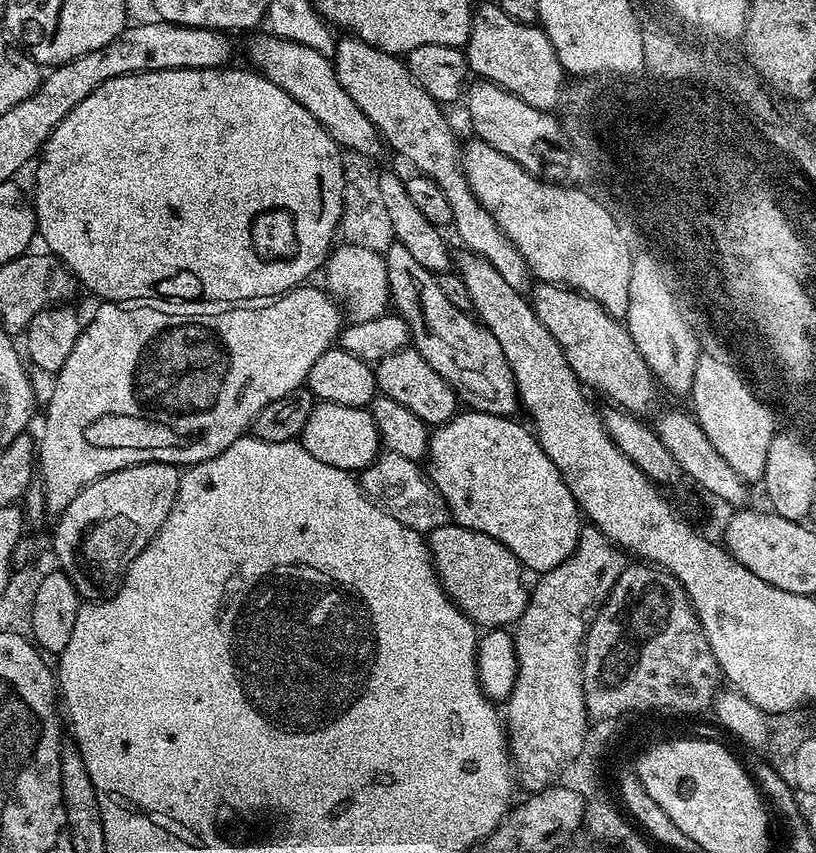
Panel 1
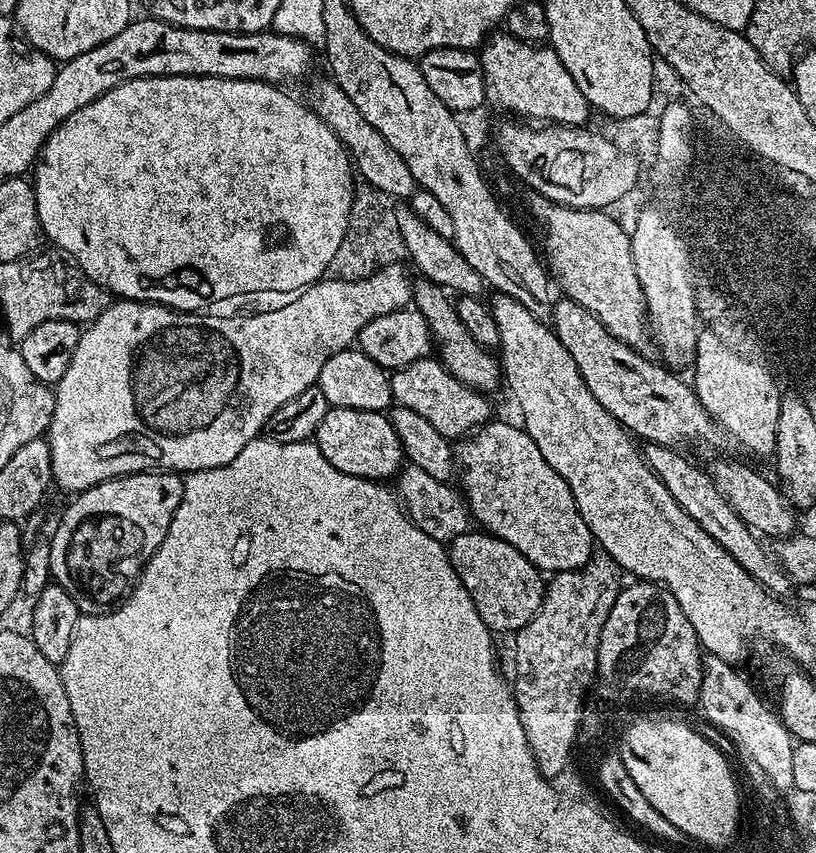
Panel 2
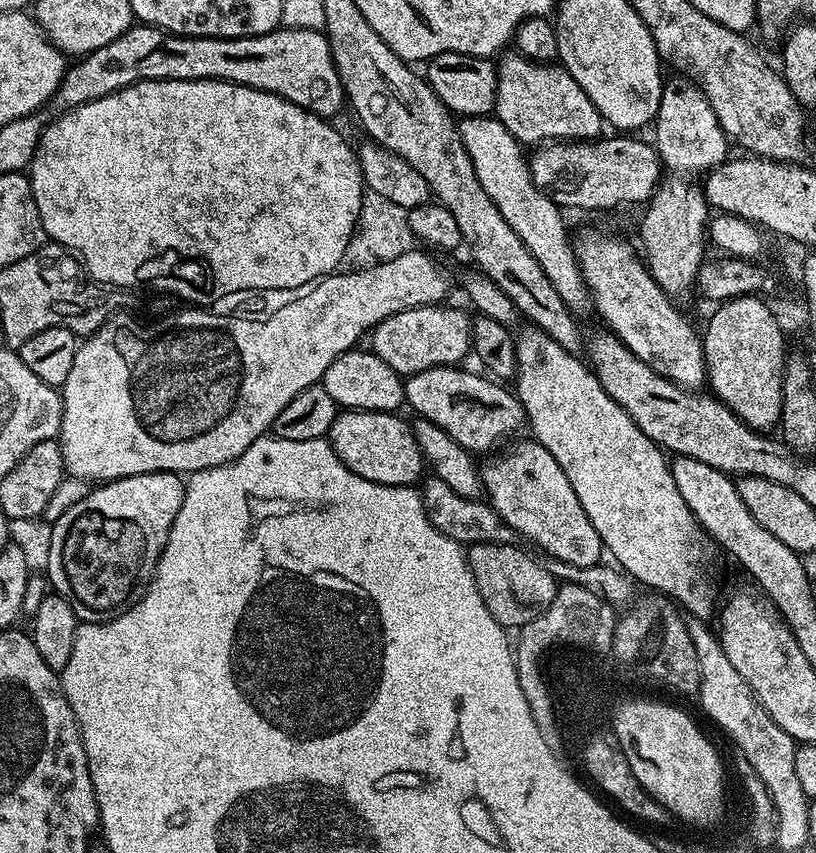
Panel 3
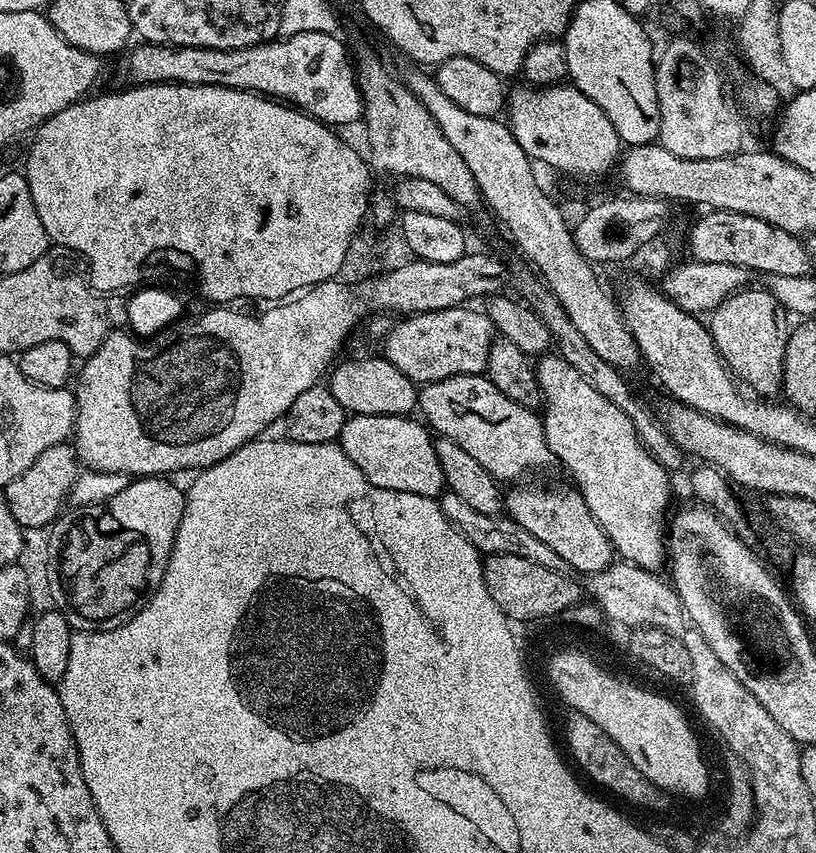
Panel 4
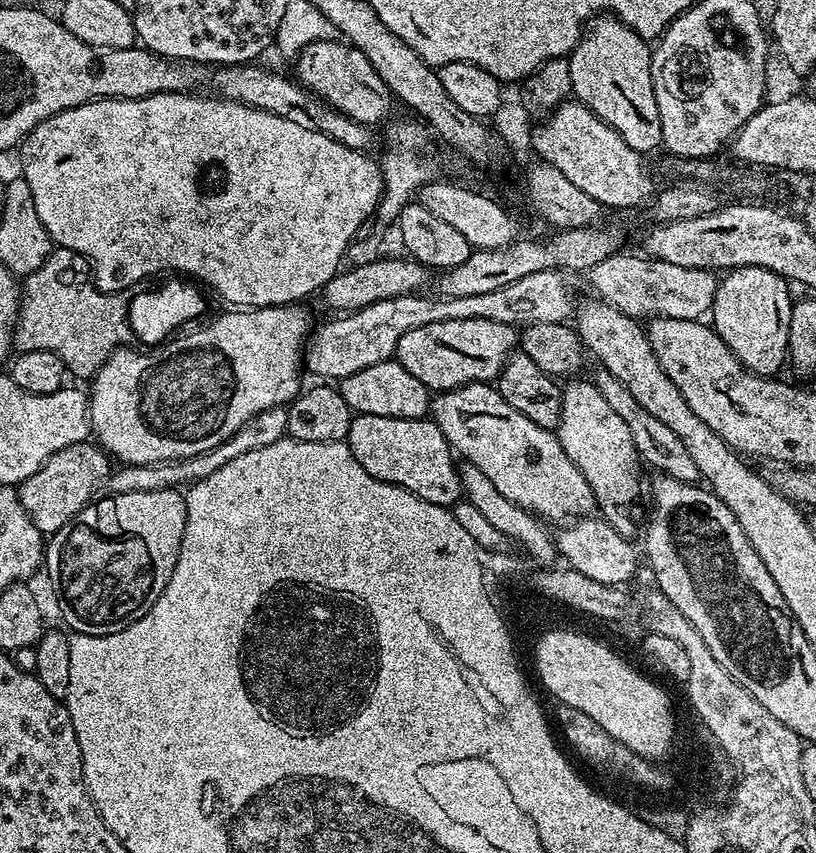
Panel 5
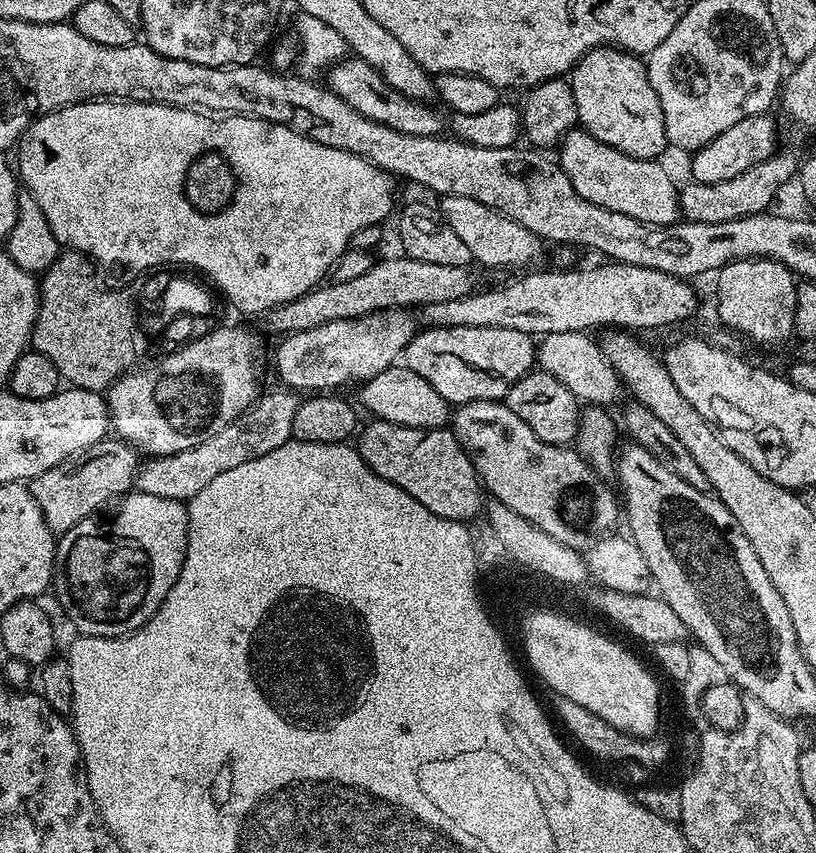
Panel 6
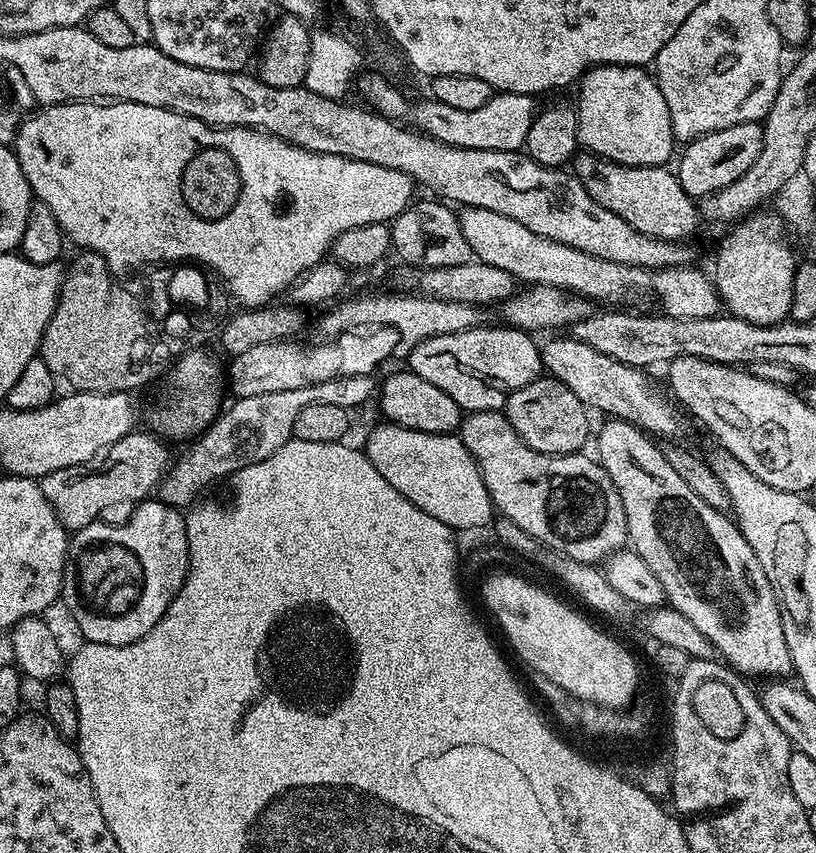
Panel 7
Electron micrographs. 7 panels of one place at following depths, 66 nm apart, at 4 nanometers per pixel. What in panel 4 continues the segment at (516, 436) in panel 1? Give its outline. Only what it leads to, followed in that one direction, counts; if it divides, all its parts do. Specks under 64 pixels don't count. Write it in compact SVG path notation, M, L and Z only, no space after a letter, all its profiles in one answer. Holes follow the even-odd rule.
M528 484L525 488L512 486L504 496L504 508L518 526L530 530L534 538L542 538L550 550L554 550L559 557L564 558L569 569L577 573L597 572L613 563L614 553L612 544L606 538L602 526L590 514L582 494L575 487L568 488L535 488Z

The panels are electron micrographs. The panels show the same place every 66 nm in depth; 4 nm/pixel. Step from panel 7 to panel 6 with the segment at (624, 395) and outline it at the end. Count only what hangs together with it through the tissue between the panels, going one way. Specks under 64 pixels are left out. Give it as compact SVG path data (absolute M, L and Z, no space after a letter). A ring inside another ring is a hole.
M588 332L546 334L539 341L535 363L539 371L549 372L551 376L558 378L562 386L576 395L577 401L590 406L612 406L620 392L622 394L622 383L599 343L595 339L592 341L590 337Z

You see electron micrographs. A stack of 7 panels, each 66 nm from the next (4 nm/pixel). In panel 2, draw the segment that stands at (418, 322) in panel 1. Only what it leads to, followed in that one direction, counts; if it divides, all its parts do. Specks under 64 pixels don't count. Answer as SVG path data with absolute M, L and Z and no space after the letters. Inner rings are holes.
M420 280L413 287L413 305L426 318L432 332L433 341L440 348L438 358L448 372L454 374L469 388L485 394L492 394L503 379L501 361L487 348L476 342L458 318L455 305L448 300L445 289L432 281Z

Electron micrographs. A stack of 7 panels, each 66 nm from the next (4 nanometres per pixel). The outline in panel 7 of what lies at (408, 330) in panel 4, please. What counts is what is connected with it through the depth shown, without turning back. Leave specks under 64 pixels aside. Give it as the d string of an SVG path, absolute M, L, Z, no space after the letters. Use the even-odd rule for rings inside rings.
M477 326L465 332L454 334L438 334L427 336L424 340L417 340L411 345L412 353L408 356L407 367L418 378L426 378L426 382L438 386L445 394L450 394L454 402L465 412L494 412L503 409L504 403L510 398L514 390L522 390L530 382L541 379L542 352L531 335L521 332L519 328L484 328Z

